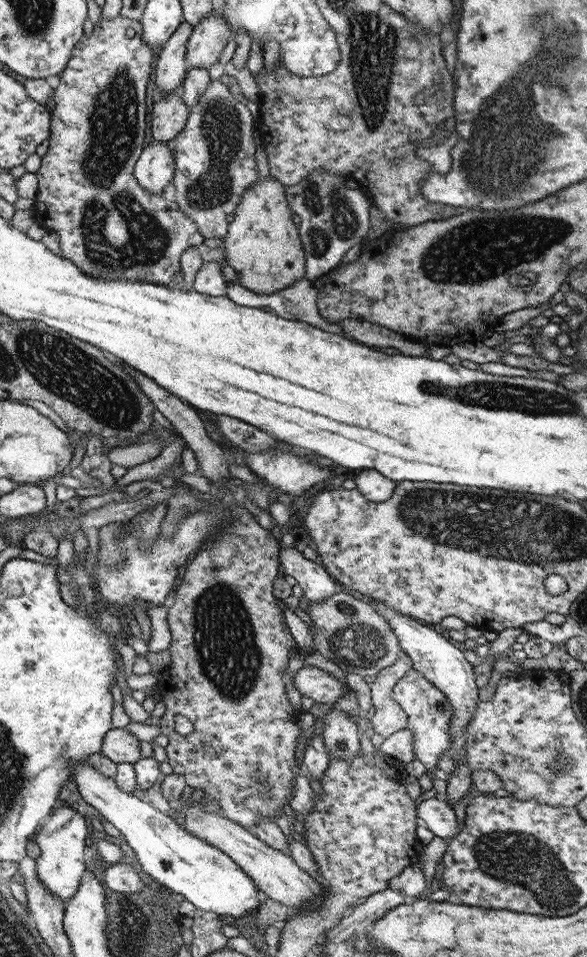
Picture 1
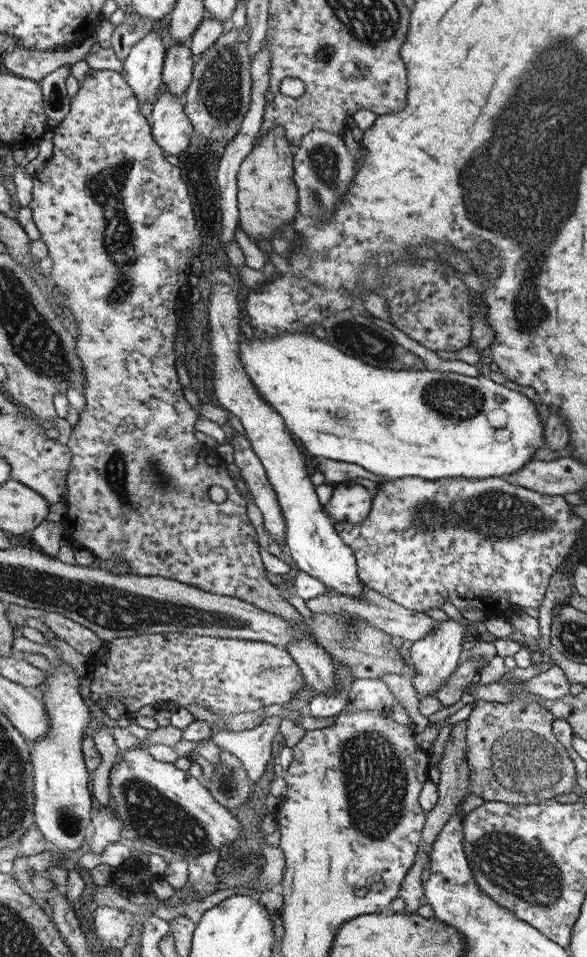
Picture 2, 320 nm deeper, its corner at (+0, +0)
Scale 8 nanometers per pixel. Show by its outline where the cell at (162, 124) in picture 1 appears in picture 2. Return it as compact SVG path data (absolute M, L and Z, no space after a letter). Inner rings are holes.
M174 43L166 49L163 71L163 83L166 90L184 97L184 92L191 83L194 64L193 50L188 43Z

